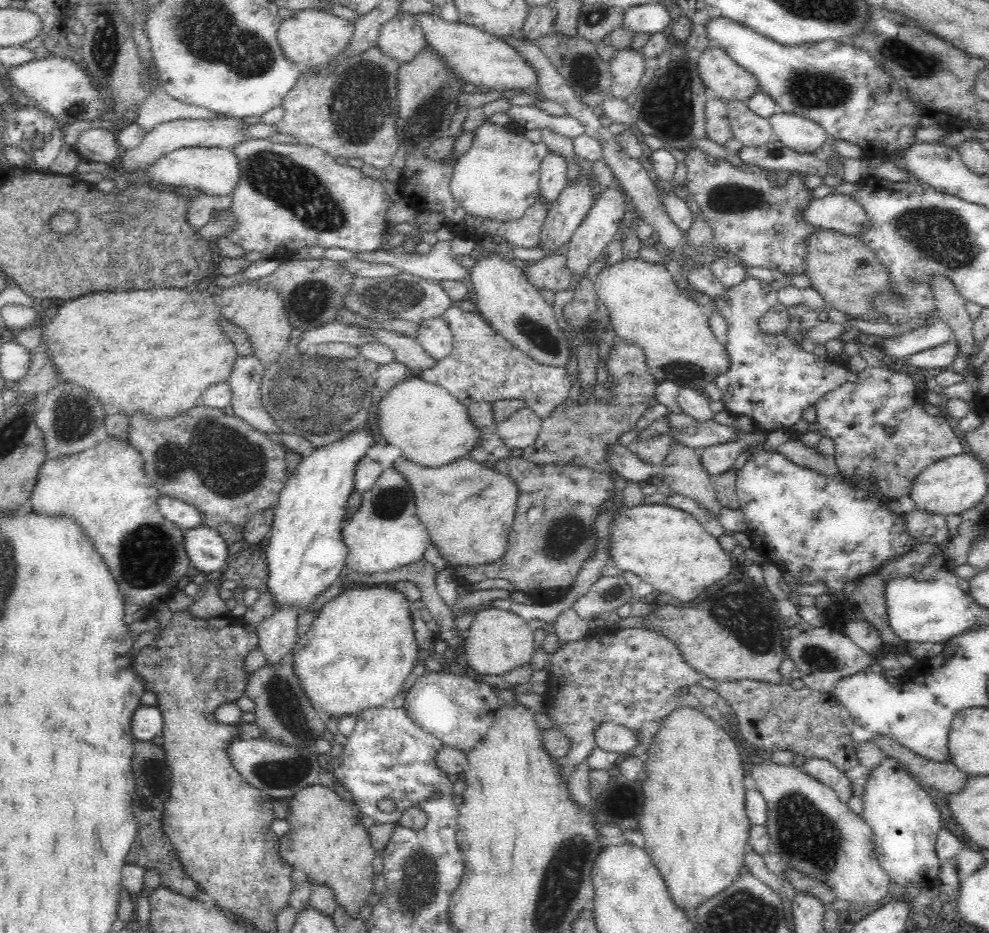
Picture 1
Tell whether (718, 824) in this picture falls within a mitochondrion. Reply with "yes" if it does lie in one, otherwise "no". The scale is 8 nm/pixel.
no

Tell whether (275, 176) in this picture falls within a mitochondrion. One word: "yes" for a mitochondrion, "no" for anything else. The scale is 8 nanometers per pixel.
yes

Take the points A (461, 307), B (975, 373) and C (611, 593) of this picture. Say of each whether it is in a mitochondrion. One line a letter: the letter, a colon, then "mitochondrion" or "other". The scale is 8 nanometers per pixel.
A: other
B: other
C: mitochondrion

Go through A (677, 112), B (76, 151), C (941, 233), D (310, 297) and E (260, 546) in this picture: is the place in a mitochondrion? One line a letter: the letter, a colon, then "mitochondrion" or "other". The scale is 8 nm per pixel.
A: mitochondrion
B: other
C: mitochondrion
D: mitochondrion
E: other

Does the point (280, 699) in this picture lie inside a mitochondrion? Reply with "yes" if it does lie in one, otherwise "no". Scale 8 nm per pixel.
yes

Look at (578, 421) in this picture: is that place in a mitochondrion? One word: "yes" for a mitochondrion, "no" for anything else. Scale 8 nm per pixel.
yes

